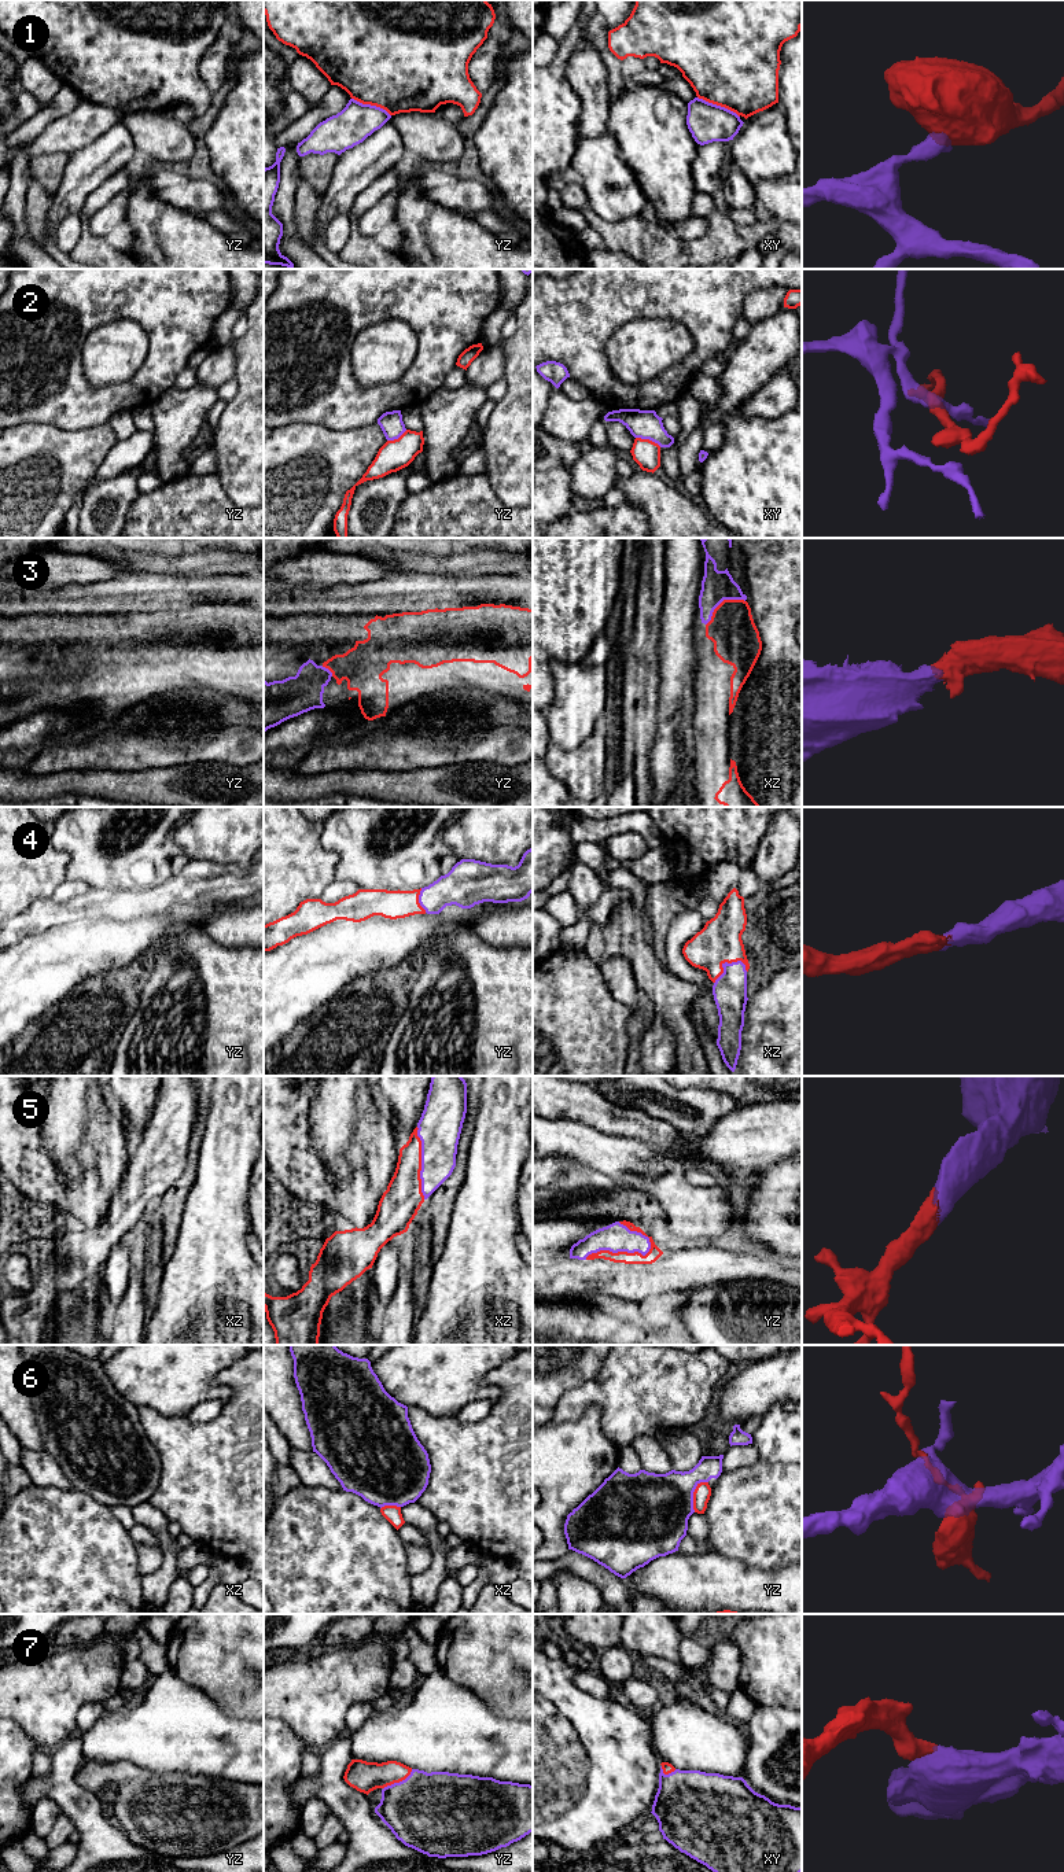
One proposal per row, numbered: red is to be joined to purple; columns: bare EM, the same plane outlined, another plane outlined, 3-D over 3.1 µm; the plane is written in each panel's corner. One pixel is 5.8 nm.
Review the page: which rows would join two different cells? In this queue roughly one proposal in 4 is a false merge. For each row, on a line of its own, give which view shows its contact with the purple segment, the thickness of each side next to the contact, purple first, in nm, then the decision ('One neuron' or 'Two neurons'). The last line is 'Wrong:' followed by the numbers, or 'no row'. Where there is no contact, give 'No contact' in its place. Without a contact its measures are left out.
1: Touches purple in xy. Thickness 240 nm (purple) against 500 nm. Two neurons
2: Touches purple in xy. Thickness 170 nm (purple) against 160 nm. Two neurons
3: Touches purple in xz. Thickness 180 nm (purple) against 280 nm. One neuron
4: Touches purple in xz. Thickness 200 nm (purple) against 240 nm. One neuron
5: Touches purple in yz. Thickness 160 nm (purple) against 70 nm. One neuron
6: Touches purple in yz. Thickness 420 nm (purple) against 100 nm. Two neurons
7: Touches purple in yz. Thickness 460 nm (purple) against 180 nm. One neuron
Wrong: 1, 2, 6

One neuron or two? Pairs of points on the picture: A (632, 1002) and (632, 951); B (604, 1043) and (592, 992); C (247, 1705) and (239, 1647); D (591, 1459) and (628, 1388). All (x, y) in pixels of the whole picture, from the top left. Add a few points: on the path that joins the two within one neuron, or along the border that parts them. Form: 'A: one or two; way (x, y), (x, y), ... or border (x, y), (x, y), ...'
A: two; border (628, 962), (634, 984), (641, 992)
B: one; way (592, 1031), (592, 1005)
C: one; way (247, 1691), (247, 1673), (242, 1668), (242, 1661)
D: two; border (585, 1407), (600, 1410), (602, 1433), (618, 1449)

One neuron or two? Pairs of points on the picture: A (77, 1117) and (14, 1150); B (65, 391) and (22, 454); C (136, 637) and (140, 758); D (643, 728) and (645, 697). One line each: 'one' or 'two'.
A: two
B: two
C: two
D: one

